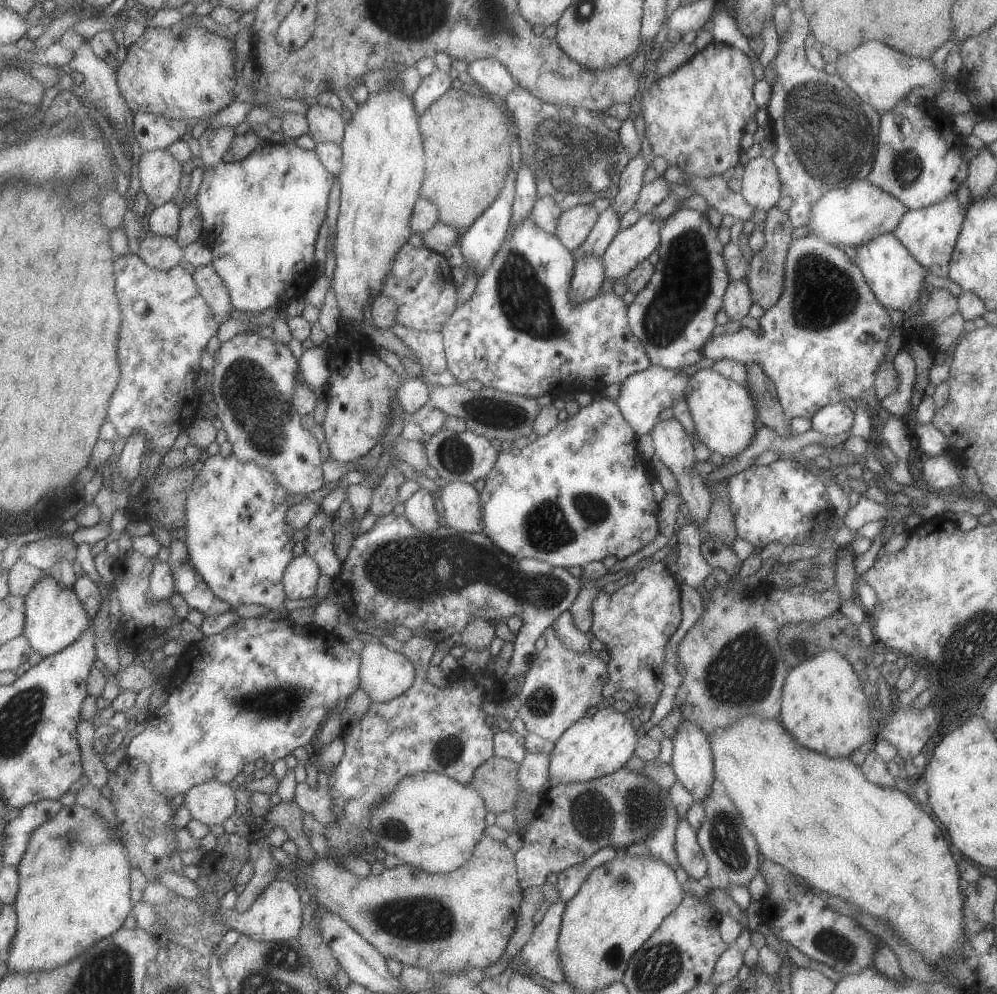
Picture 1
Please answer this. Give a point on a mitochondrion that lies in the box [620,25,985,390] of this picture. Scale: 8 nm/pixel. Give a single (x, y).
(828, 135)

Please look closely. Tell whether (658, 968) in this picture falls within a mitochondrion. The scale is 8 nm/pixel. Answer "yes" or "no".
yes

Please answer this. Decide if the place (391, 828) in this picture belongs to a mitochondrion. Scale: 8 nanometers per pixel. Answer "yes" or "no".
yes

